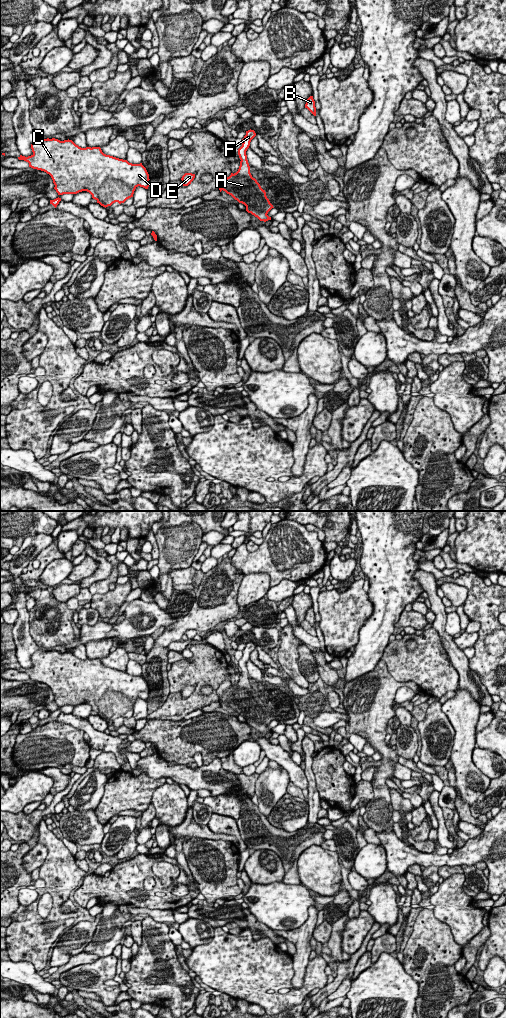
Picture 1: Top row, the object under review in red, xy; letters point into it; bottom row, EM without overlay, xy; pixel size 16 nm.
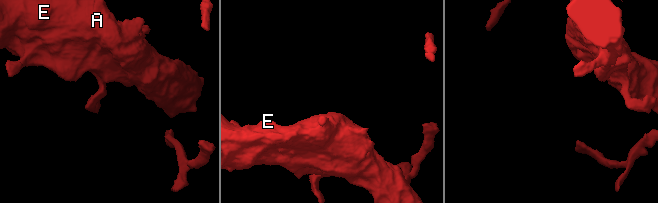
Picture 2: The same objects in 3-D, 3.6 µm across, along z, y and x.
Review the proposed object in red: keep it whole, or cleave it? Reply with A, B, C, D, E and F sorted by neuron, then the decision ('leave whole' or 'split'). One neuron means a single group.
A B C D E F | leave whole

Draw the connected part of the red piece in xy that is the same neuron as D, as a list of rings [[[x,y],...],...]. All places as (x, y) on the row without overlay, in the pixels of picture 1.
[[[38,650],[31,656],[31,661],[31,668],[20,667],[18,671],[28,674],[33,681],[49,686],[58,707],[87,703],[97,715],[106,720],[115,714],[121,716],[133,709],[138,698],[145,701],[149,699],[149,686],[142,675],[132,676],[127,672],[106,667],[100,659],[81,660],[69,651],[60,653],[55,650]]]

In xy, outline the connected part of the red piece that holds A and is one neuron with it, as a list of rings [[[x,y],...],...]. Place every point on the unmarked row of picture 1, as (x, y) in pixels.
[[[254,642],[246,643],[242,658],[238,661],[240,678],[236,685],[231,685],[223,696],[219,698],[220,704],[223,702],[231,707],[239,715],[246,718],[246,723],[257,729],[260,733],[271,732],[267,726],[274,720],[266,708],[260,696],[250,685],[250,678],[247,672],[246,663],[250,658],[251,652],[256,648]]]

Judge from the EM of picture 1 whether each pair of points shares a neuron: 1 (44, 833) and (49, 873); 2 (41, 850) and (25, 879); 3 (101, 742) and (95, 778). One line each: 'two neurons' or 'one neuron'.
1: one neuron
2: two neurons
3: two neurons

